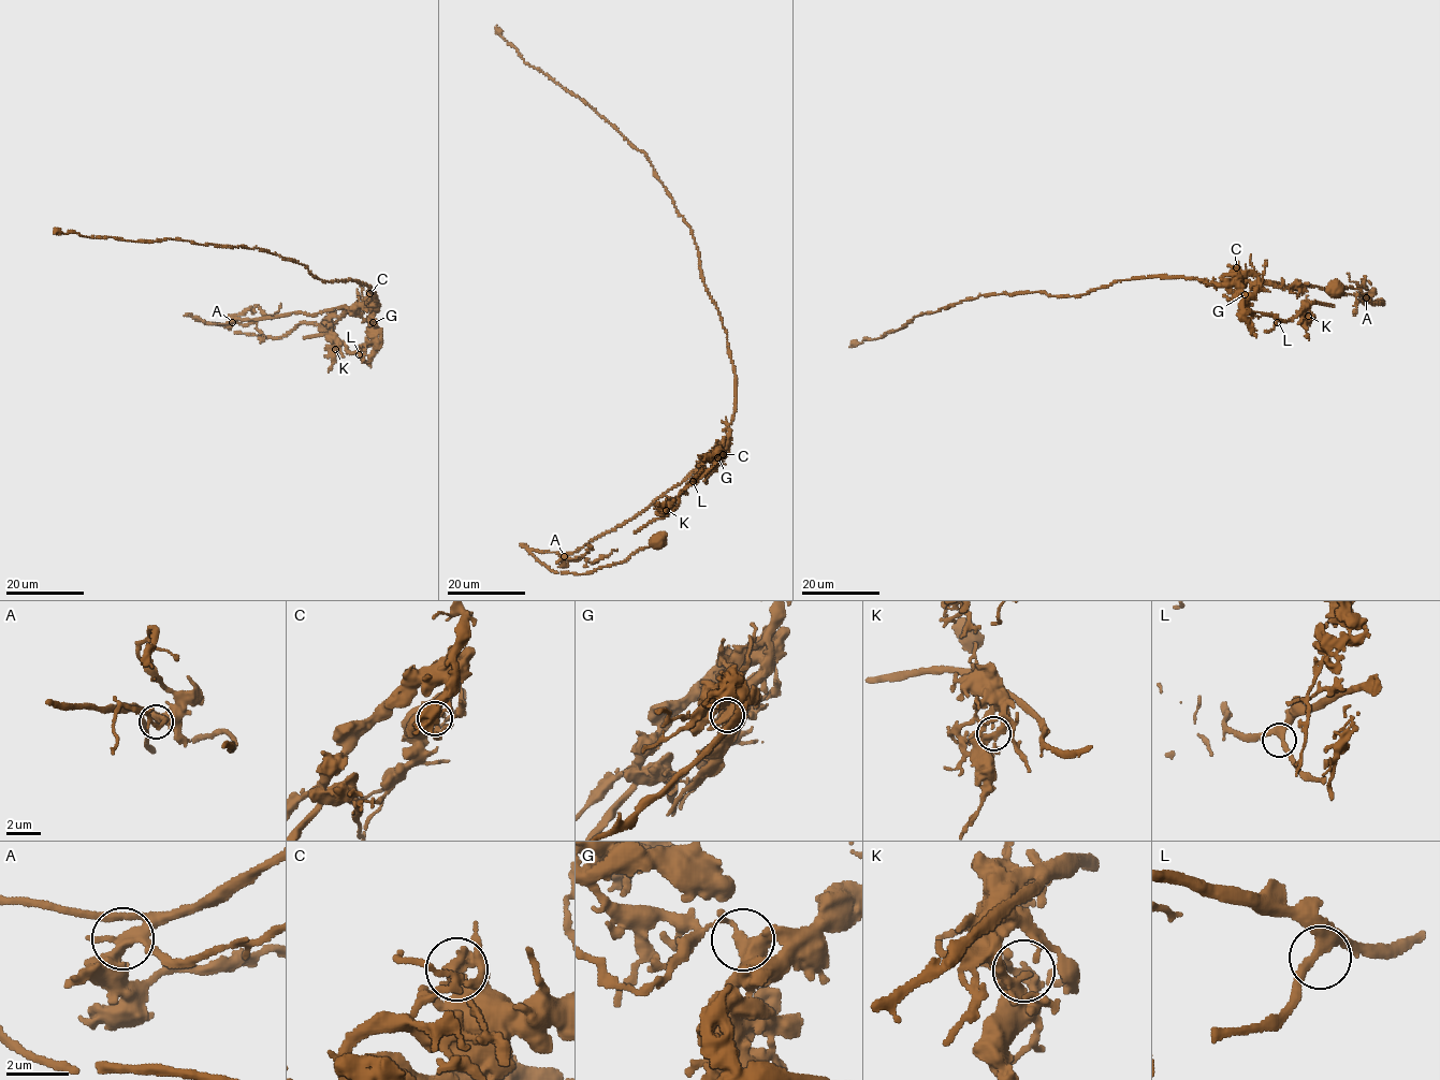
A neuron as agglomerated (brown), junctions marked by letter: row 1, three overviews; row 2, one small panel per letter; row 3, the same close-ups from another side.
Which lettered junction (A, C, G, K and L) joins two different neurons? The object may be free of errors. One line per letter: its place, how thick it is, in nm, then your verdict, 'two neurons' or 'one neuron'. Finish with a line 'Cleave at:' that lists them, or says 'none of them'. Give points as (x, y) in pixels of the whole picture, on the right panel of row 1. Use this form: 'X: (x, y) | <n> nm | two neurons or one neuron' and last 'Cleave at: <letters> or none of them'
A: (1366, 297) | 400 nm | one neuron
C: (1236, 267) | 320 nm | one neuron
G: (1245, 294) | 360 nm | two neurons
K: (1308, 316) | 300 nm | one neuron
L: (1277, 322) | 300 nm | one neuron
Cleave at: G

